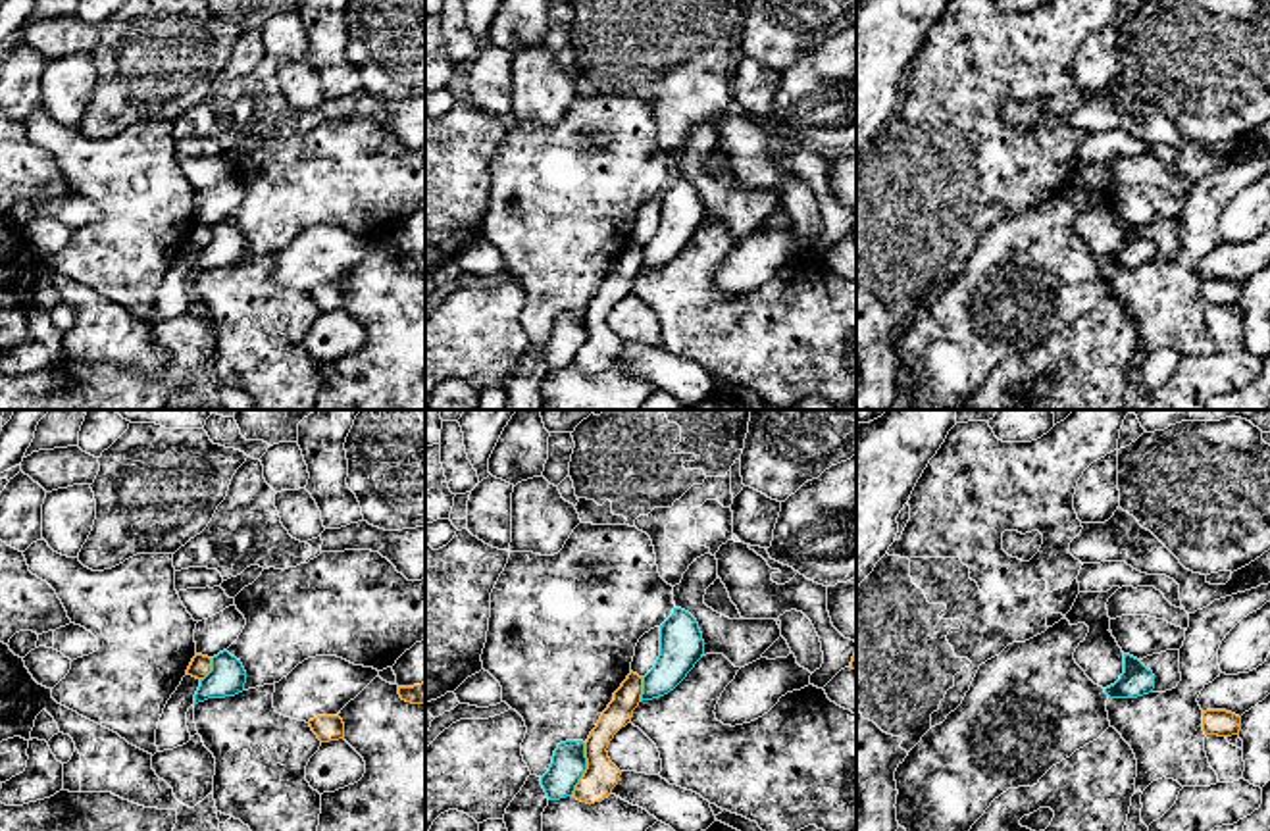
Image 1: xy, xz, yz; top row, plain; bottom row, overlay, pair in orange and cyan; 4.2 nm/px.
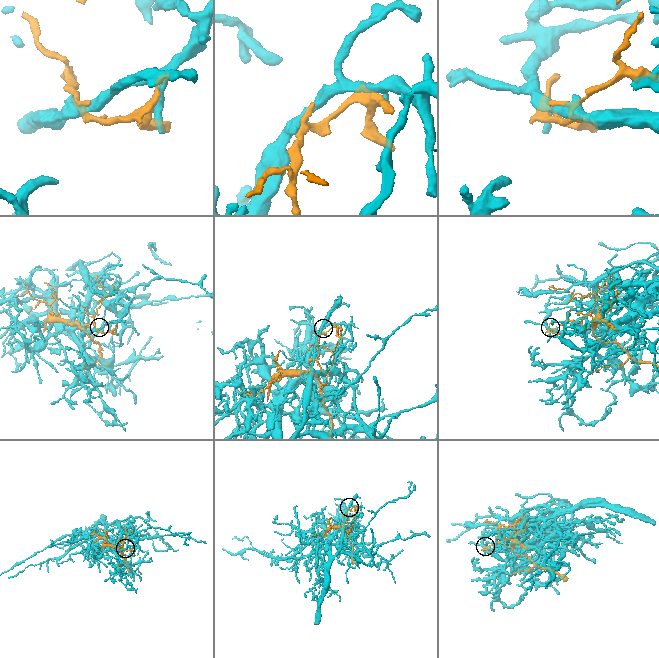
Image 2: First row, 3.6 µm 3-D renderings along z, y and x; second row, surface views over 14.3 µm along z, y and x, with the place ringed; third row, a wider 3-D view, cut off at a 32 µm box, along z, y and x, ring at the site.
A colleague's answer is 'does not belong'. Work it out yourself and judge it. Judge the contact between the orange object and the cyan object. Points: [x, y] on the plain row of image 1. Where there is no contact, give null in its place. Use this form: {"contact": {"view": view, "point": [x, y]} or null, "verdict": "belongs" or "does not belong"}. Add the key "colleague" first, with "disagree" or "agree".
{"colleague": "agree", "contact": {"view": "xz", "point": [587, 337]}, "verdict": "does not belong"}

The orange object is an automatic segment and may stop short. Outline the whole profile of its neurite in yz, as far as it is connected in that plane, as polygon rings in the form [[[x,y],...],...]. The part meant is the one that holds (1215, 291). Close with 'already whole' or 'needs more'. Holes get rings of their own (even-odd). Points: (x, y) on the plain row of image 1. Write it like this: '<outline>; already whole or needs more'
[[[1206,279],[1203,281],[1203,300],[1205,304],[1232,306],[1239,304],[1241,287],[1226,279]]]; already whole

